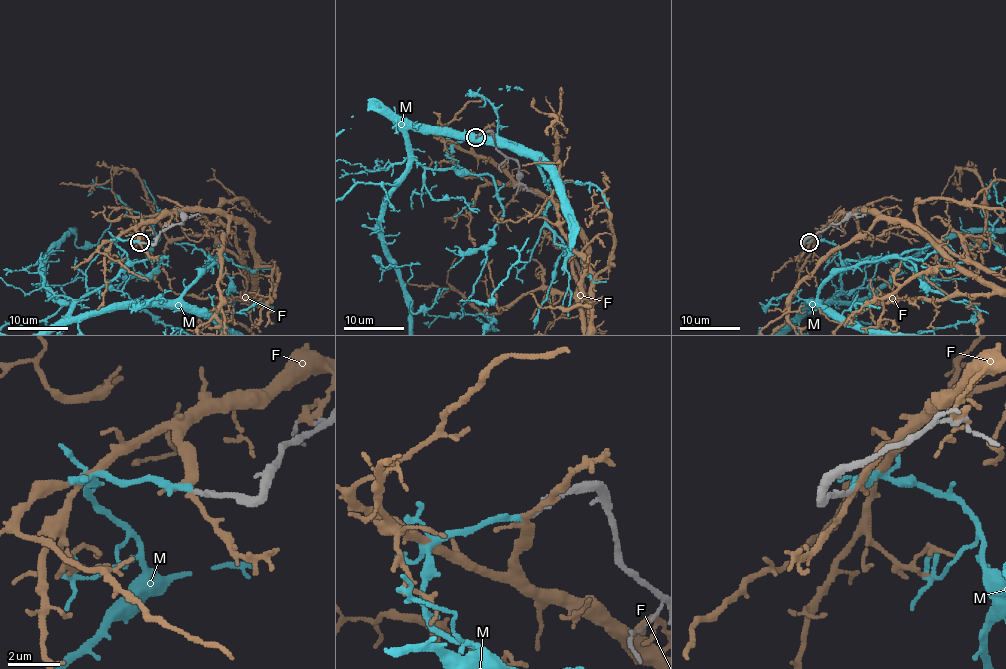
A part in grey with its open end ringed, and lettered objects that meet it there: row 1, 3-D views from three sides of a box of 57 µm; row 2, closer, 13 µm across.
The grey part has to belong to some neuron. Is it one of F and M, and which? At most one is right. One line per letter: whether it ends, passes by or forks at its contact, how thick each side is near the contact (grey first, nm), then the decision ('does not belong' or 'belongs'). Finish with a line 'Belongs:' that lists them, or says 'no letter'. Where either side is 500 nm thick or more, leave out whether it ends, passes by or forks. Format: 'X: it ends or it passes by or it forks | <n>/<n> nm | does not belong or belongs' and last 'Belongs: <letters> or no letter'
F: it forks | 240/170 nm | does not belong
M: it ends | 240/200 nm | belongs
Belongs: M

